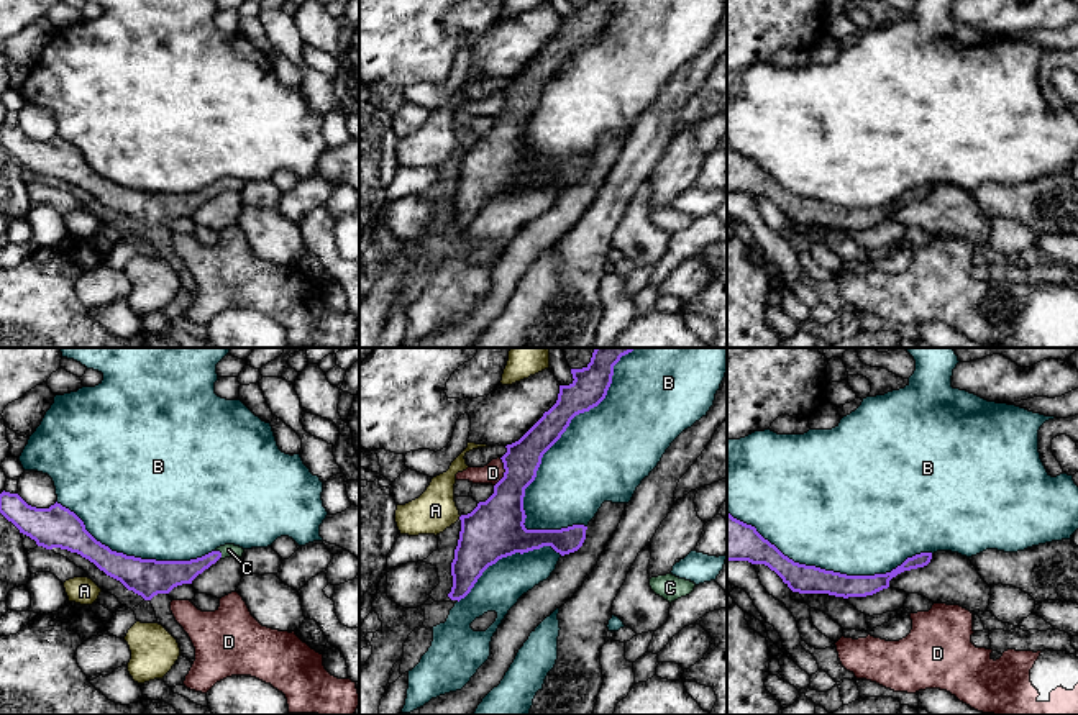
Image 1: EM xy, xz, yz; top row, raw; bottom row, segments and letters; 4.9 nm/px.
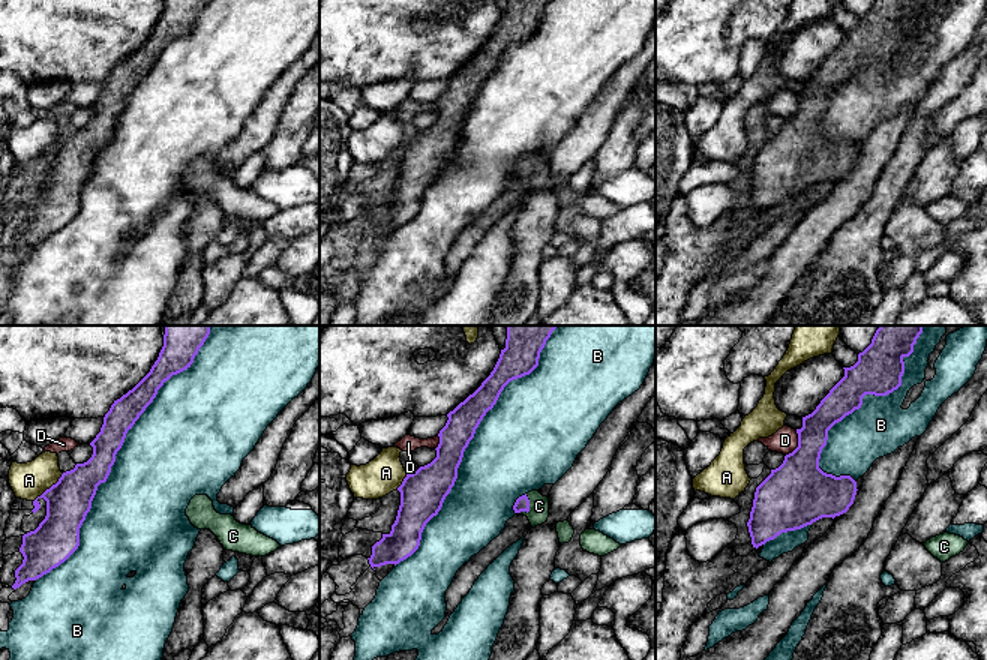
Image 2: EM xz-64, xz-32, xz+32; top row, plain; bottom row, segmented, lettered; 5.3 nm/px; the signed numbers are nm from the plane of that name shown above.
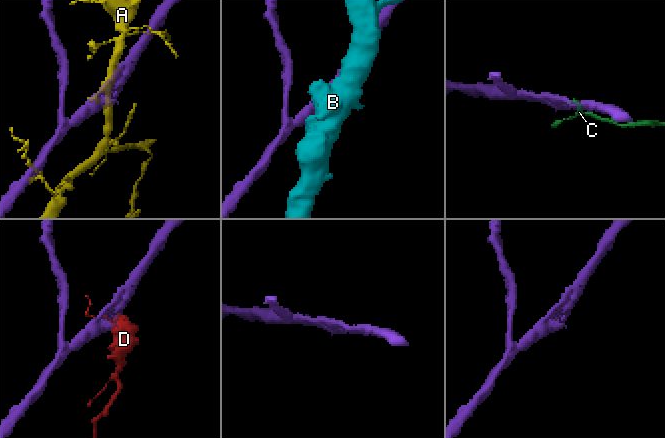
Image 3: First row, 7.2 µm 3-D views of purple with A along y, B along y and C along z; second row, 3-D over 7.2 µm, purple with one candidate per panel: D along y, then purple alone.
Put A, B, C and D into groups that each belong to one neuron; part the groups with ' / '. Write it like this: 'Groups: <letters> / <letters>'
Groups: A / B / C / D

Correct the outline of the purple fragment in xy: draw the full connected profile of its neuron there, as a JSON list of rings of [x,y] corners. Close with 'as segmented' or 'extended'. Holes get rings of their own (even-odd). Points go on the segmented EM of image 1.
[[[5,490],[0,494],[0,513],[20,533],[34,540],[38,546],[46,549],[61,548],[80,554],[144,600],[151,600],[158,594],[169,594],[177,585],[192,584],[199,574],[218,559],[241,559],[244,553],[240,546],[225,544],[190,561],[156,561],[126,556],[97,541],[85,530],[84,521],[61,503],[36,508],[28,505],[18,494]]] | extended

